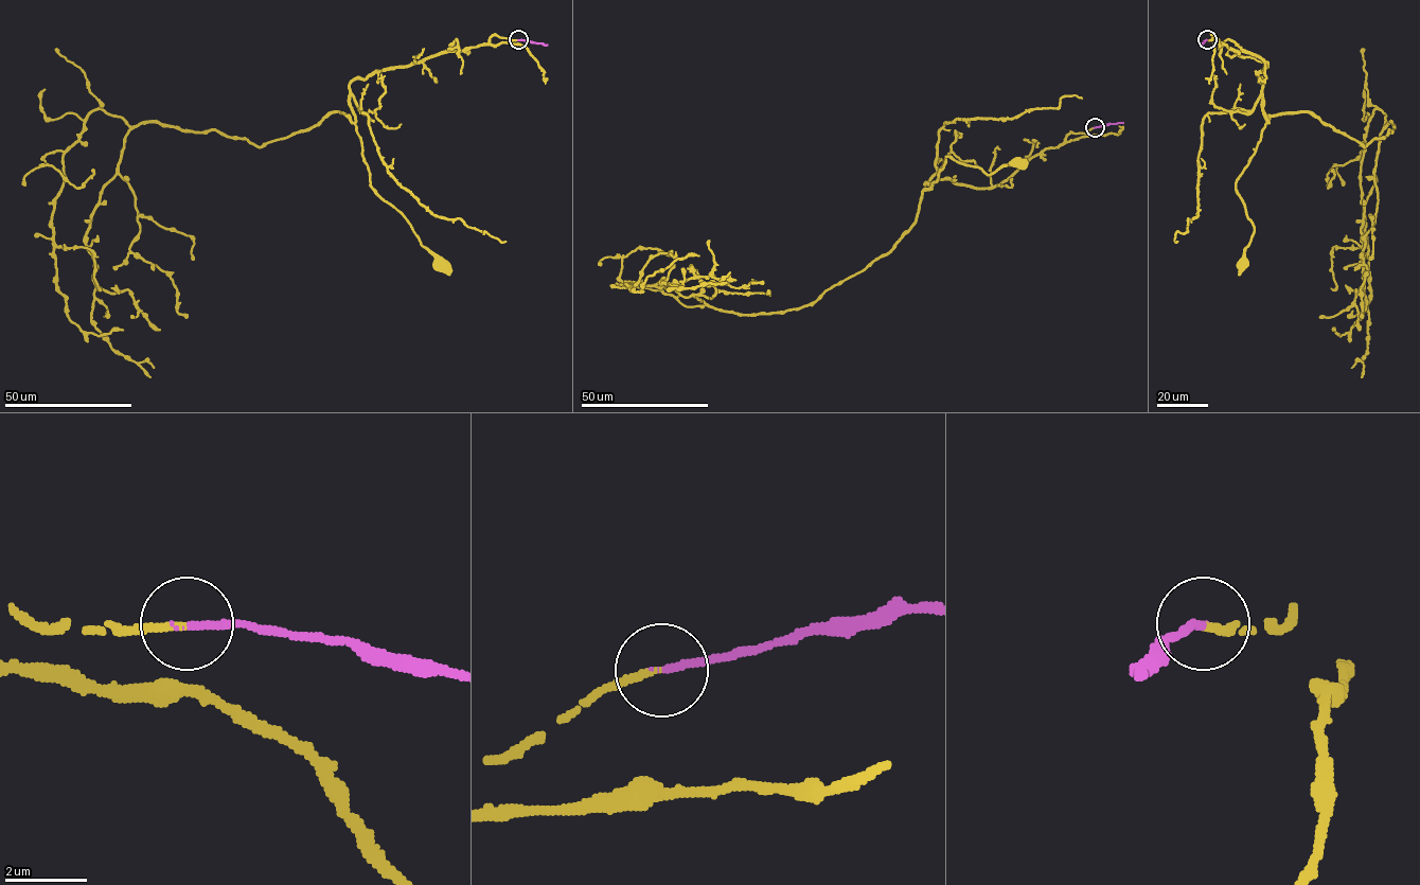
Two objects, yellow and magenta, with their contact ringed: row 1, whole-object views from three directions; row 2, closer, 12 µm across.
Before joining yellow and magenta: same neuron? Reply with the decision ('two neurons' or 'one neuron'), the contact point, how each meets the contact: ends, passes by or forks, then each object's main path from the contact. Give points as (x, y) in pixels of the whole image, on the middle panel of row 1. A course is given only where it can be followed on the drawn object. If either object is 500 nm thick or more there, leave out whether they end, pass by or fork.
one neuron | (1095, 127) | yellow ends | magenta ends | yellow via (1095, 127), (1069, 133), (994, 186), (925, 183), (932, 188), (946, 156), (988, 175), (1016, 162) | magenta via (1095, 127), (1123, 122)

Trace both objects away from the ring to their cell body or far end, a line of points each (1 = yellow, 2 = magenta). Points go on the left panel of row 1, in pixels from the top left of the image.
1: (518, 39), (494, 35), (486, 43), (377, 70), (350, 84), (350, 107), (371, 187), (402, 214), (440, 265)
2: (518, 39), (547, 45)

